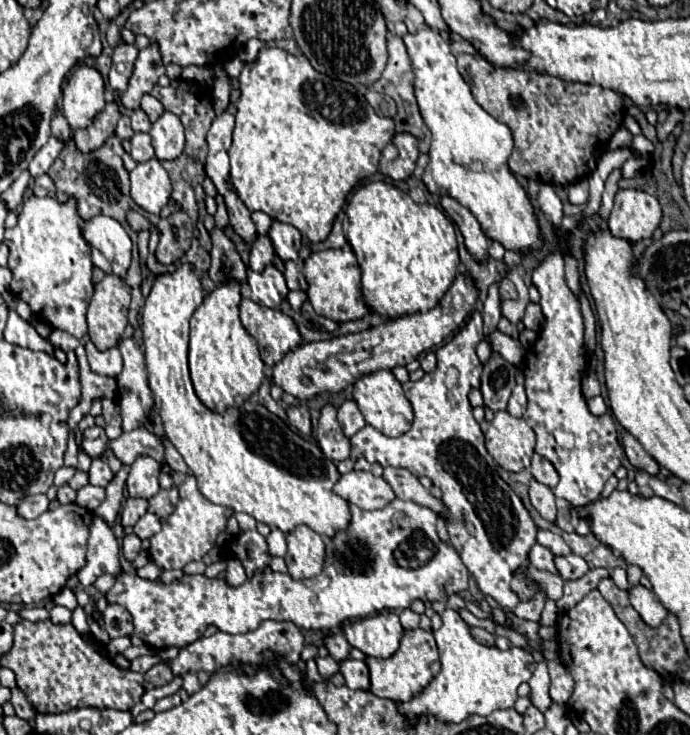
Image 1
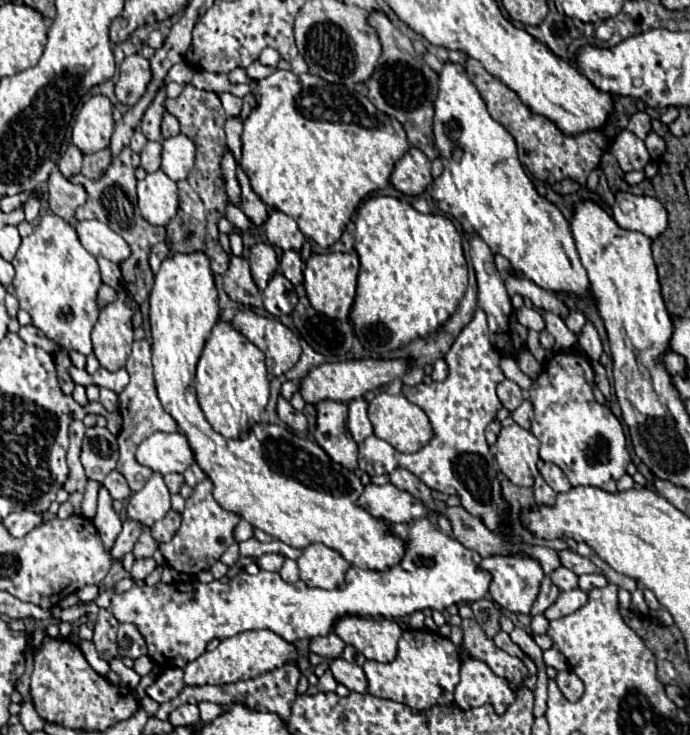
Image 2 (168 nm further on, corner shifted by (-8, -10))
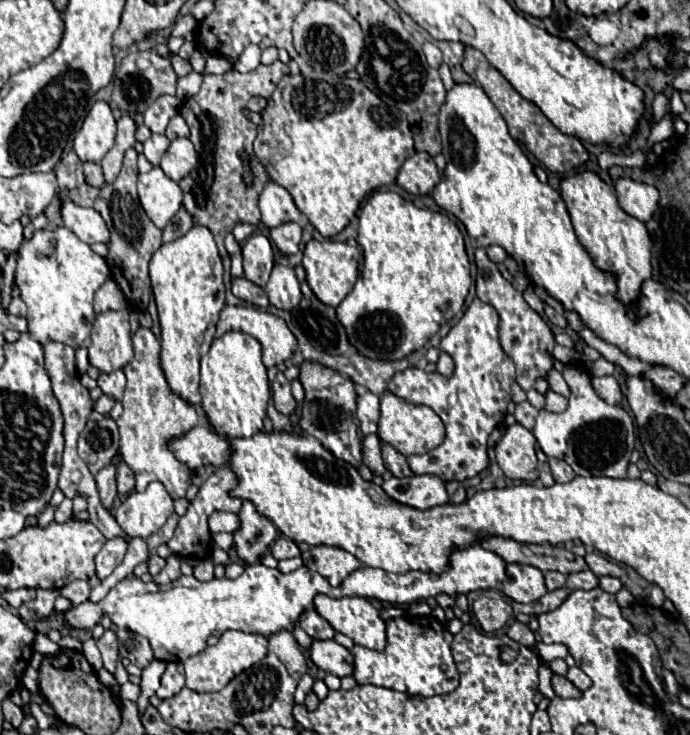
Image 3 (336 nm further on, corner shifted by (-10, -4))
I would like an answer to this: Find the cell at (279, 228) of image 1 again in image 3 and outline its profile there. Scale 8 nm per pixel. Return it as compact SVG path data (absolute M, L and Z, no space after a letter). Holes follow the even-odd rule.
M268 180L262 196L260 196L260 212L262 212L262 222L268 228L274 228L284 222L298 222L300 212L286 188L280 184L274 184Z

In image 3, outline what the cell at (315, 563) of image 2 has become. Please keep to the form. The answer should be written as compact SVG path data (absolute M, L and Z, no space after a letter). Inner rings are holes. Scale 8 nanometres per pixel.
M314 546L308 552L302 552L304 566L324 576L330 586L342 584L342 580L360 568L360 560L350 552L334 546Z

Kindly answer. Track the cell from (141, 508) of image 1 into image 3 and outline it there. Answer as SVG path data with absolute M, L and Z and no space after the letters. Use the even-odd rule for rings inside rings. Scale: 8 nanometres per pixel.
M112 538L112 540L108 540L102 546L102 550L98 552L98 556L94 558L98 580L104 580L106 576L110 576L112 570L122 562L122 558L126 554L126 546L128 544L122 538Z

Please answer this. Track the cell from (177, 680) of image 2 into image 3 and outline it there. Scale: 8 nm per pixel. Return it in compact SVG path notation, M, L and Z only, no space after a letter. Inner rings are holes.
M168 662L166 664L166 672L162 674L160 680L160 688L156 692L158 698L170 698L174 694L178 694L184 688L184 668L180 662Z

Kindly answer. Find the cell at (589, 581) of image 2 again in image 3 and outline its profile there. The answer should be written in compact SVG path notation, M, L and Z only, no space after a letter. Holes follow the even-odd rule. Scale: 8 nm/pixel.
M602 576L600 578L600 588L610 592L610 594L616 594L618 590L622 590L622 582L618 578L614 578L614 576Z

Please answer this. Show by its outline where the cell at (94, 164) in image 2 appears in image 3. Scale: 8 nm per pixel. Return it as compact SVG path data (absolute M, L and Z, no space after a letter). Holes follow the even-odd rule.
M86 162L84 164L84 176L86 176L86 182L90 186L96 186L100 188L104 184L104 174L102 174L102 168L100 164L94 164L94 162Z

